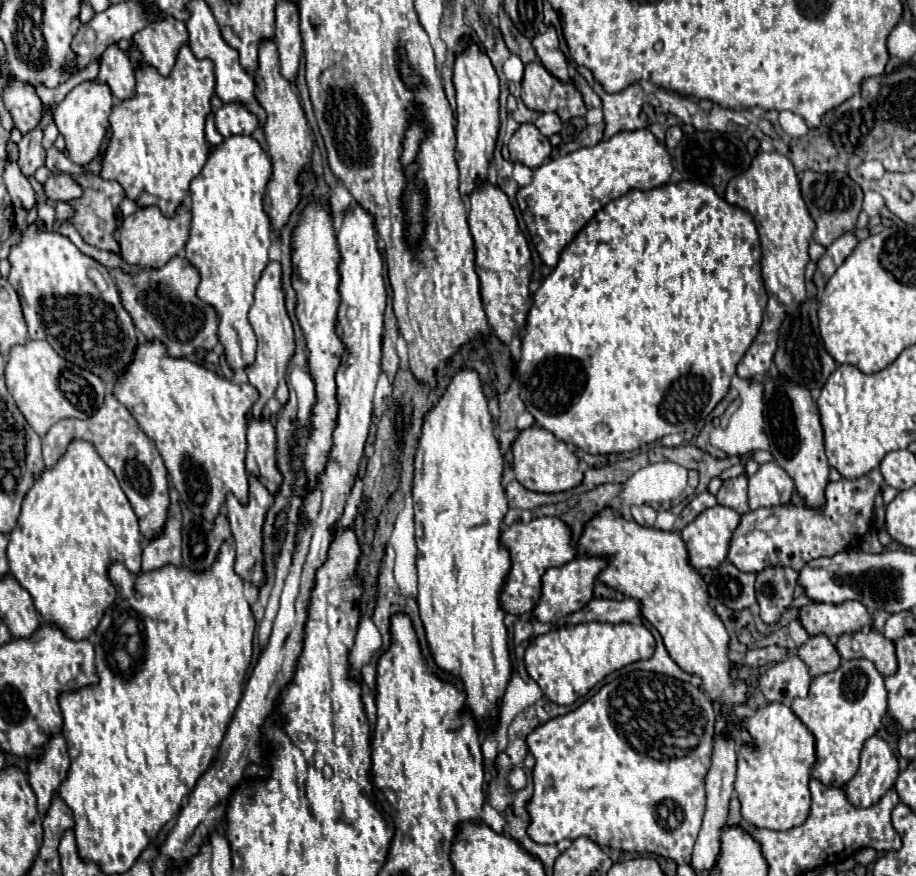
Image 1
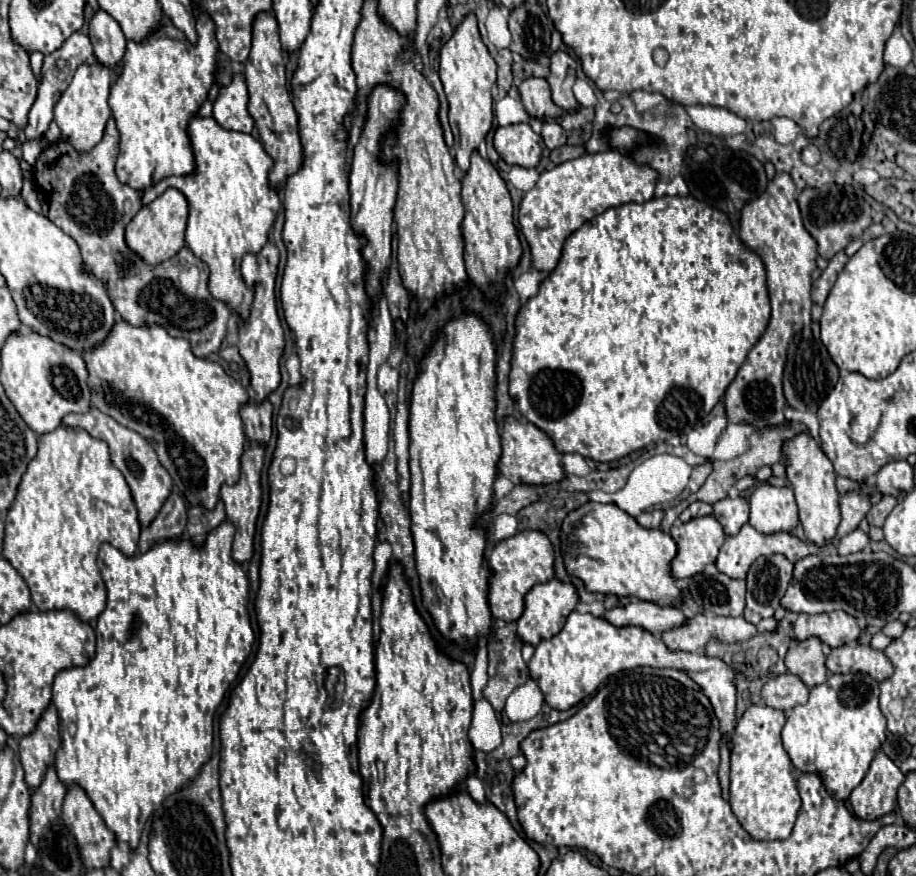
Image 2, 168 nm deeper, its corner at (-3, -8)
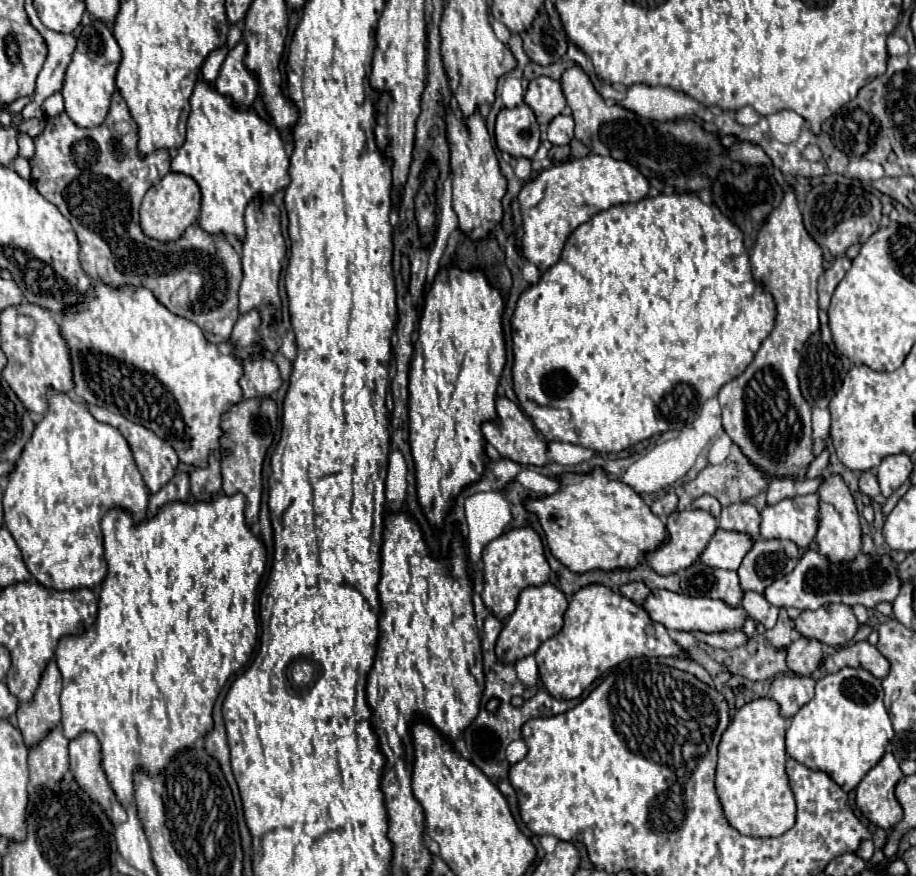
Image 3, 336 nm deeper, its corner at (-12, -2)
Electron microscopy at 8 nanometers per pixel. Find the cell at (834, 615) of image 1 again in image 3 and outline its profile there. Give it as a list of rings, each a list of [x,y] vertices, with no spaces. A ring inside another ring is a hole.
[[[828,603],[816,611],[802,611],[794,621],[796,631],[820,643],[840,647],[848,643],[858,631],[858,621],[848,605]]]

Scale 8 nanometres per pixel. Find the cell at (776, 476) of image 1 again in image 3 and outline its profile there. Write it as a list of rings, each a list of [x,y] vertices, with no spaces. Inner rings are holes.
[[[818,495],[792,497],[776,505],[766,505],[760,515],[760,535],[764,539],[788,539],[798,547],[808,547],[818,527]]]

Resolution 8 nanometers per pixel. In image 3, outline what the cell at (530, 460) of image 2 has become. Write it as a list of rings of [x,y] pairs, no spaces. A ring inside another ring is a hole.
[[[502,395],[502,397],[496,399],[496,411],[498,411],[498,419],[496,421],[482,423],[484,439],[492,447],[496,447],[496,451],[502,457],[508,457],[508,459],[512,459],[516,463],[522,463],[522,465],[546,465],[548,463],[548,455],[546,455],[548,443],[536,431],[532,421],[520,411],[520,407],[514,401],[510,401],[506,395]]]

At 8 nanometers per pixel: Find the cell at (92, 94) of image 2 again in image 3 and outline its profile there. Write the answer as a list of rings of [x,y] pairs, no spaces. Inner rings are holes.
[[[88,11],[80,23],[80,27],[74,31],[78,43],[76,51],[72,53],[72,59],[66,67],[64,83],[62,83],[62,97],[66,105],[68,117],[78,125],[78,127],[96,127],[102,125],[102,121],[108,115],[110,107],[110,97],[116,89],[114,77],[116,69],[120,65],[120,47],[112,35],[112,29],[108,23],[92,17]]]

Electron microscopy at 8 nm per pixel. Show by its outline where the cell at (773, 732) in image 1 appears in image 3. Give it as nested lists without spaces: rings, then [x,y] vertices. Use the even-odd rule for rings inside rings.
[[[754,699],[736,709],[718,747],[716,793],[730,827],[748,837],[778,837],[796,819],[796,803],[784,771],[786,721],[780,717],[778,703]]]

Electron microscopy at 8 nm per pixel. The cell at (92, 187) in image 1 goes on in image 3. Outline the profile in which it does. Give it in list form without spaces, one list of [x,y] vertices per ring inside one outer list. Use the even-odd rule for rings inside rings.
[[[118,91],[112,95],[110,111],[100,127],[82,129],[68,119],[66,113],[46,119],[44,131],[34,137],[34,157],[30,159],[32,183],[36,189],[54,203],[60,213],[72,223],[80,243],[80,265],[92,279],[100,279],[108,285],[136,285],[150,289],[156,299],[172,313],[194,321],[210,343],[224,343],[238,319],[238,287],[242,281],[240,255],[228,243],[224,235],[208,235],[198,223],[192,223],[184,235],[172,243],[150,239],[140,229],[138,207],[144,193],[170,171],[170,151],[156,149],[150,155],[138,153],[138,127],[126,107],[126,101]]]

